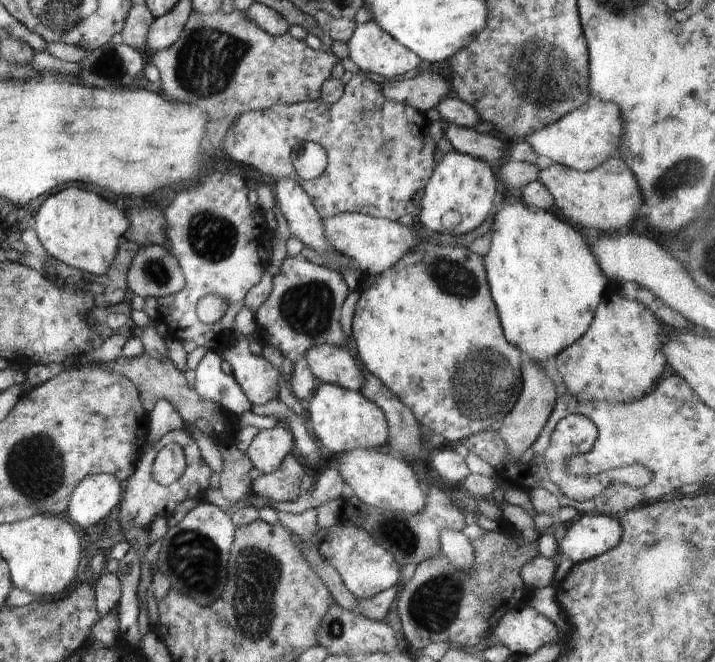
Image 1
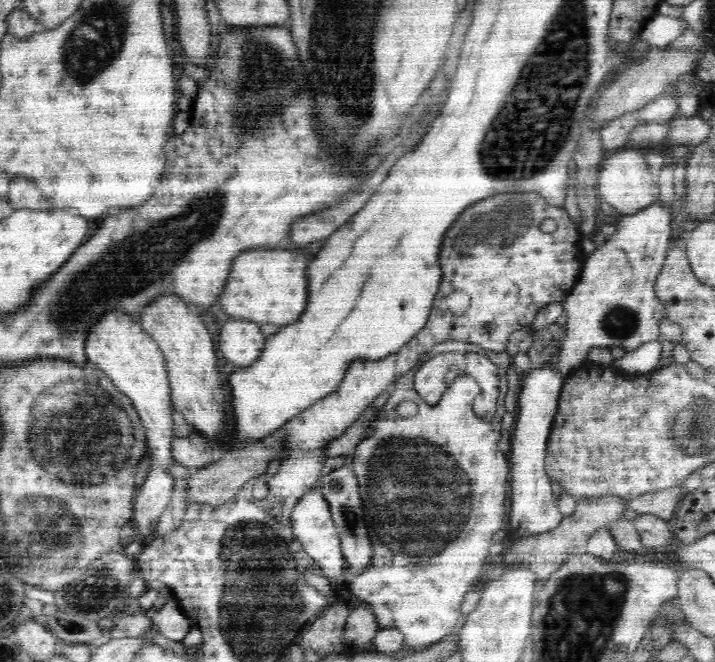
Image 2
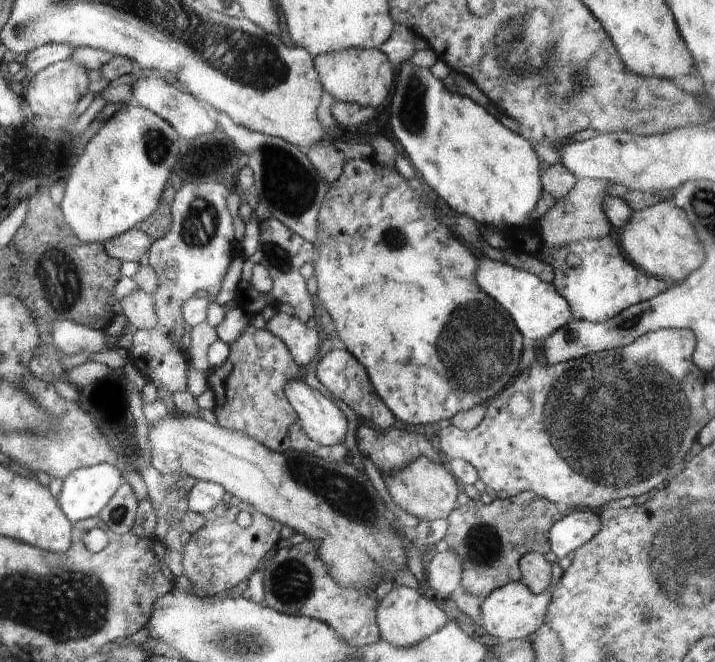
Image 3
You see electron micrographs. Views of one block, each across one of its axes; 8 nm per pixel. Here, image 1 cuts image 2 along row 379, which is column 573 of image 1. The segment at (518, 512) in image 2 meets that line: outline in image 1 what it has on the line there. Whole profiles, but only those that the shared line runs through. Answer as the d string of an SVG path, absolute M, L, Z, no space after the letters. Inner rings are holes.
M588 514L576 520L559 539L560 556L570 559L573 564L580 564L586 560L596 558L620 544L622 540L622 526L616 517L603 514Z

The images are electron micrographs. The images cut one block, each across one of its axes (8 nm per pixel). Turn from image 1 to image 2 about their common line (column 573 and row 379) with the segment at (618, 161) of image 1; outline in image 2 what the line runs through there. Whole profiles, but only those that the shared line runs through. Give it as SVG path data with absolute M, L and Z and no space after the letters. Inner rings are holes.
M166 294L150 303L141 312L139 320L146 333L158 343L166 359L173 408L184 415L196 433L210 442L219 442L226 427L226 394L218 373L219 353L214 351L214 342L200 314L178 295Z

